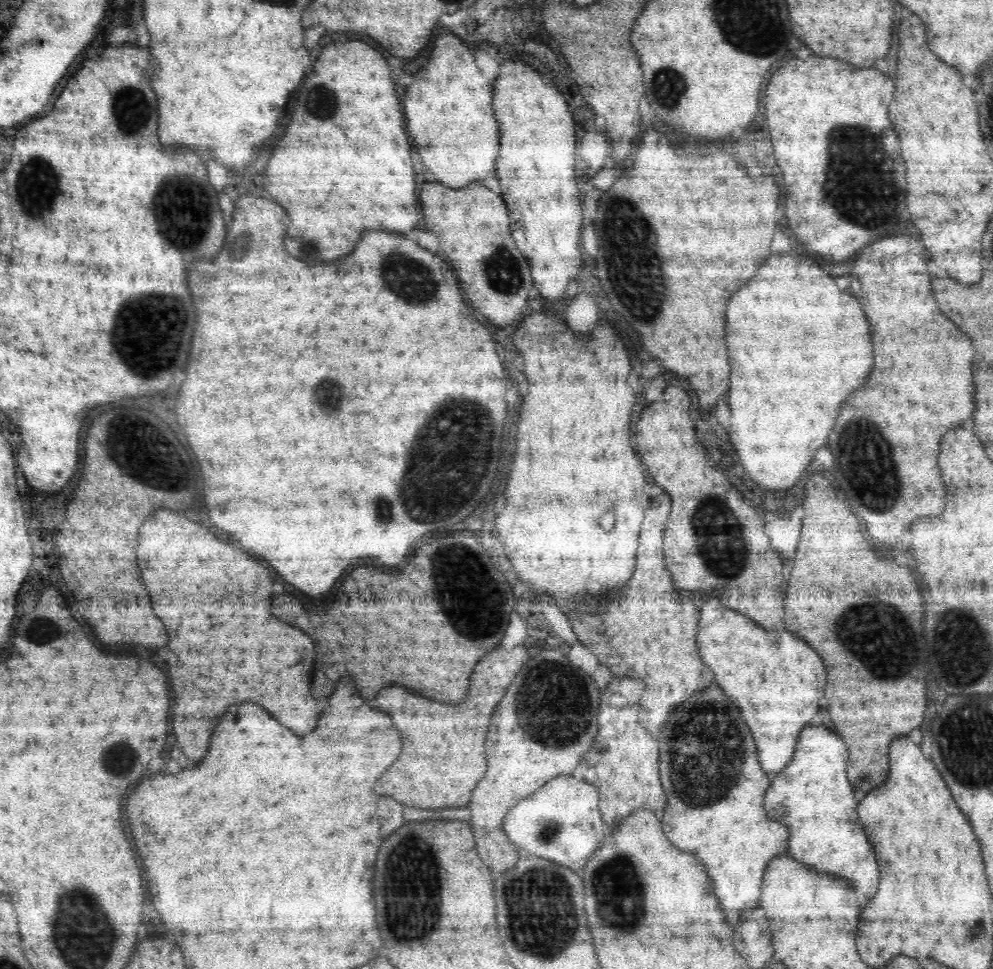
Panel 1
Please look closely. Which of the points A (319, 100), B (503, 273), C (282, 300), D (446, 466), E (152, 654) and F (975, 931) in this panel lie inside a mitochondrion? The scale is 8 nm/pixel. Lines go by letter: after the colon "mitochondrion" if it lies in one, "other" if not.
A: mitochondrion
B: mitochondrion
C: other
D: mitochondrion
E: other
F: mitochondrion

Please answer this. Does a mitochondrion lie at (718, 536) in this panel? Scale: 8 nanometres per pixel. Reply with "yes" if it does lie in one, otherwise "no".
yes

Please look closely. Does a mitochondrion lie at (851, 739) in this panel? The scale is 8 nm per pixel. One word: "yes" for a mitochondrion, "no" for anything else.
no

